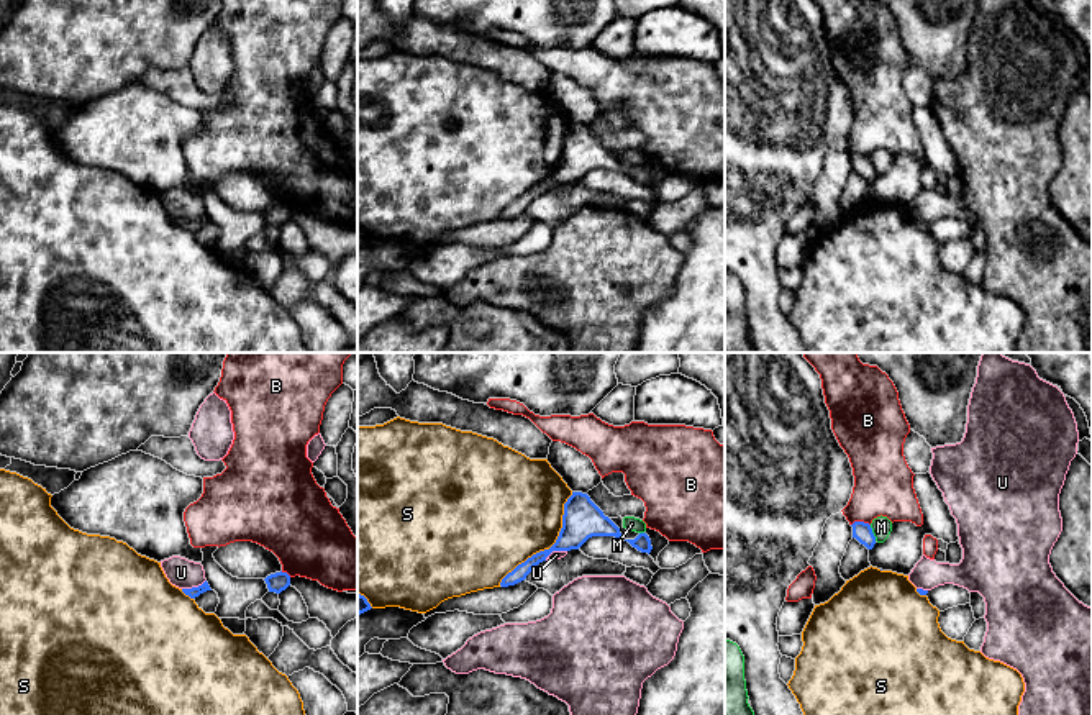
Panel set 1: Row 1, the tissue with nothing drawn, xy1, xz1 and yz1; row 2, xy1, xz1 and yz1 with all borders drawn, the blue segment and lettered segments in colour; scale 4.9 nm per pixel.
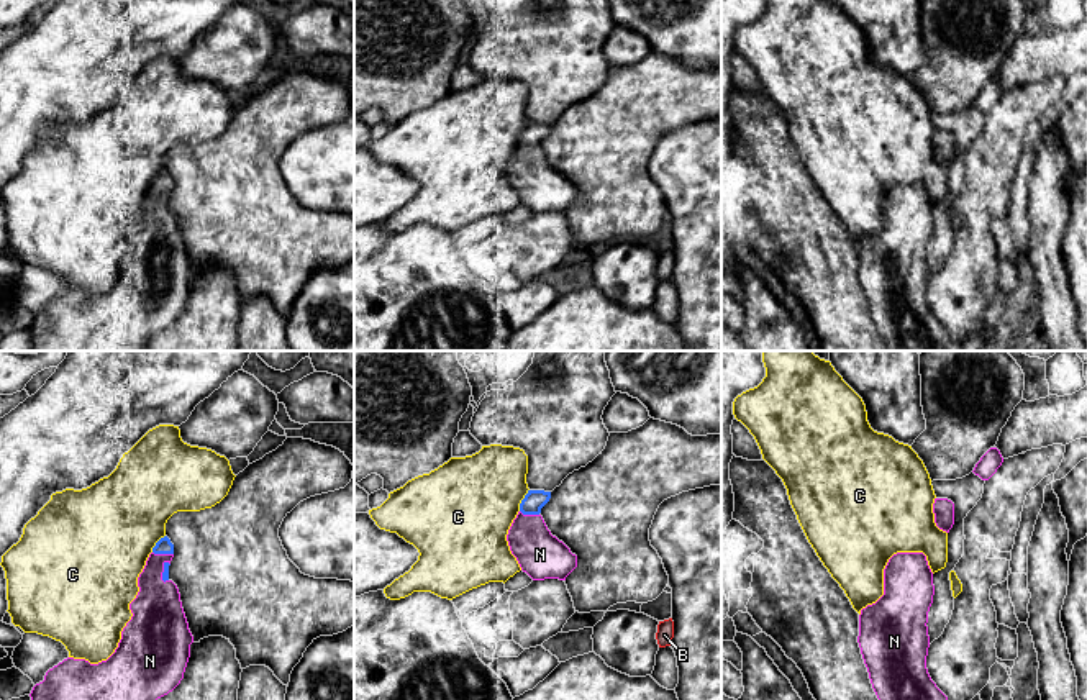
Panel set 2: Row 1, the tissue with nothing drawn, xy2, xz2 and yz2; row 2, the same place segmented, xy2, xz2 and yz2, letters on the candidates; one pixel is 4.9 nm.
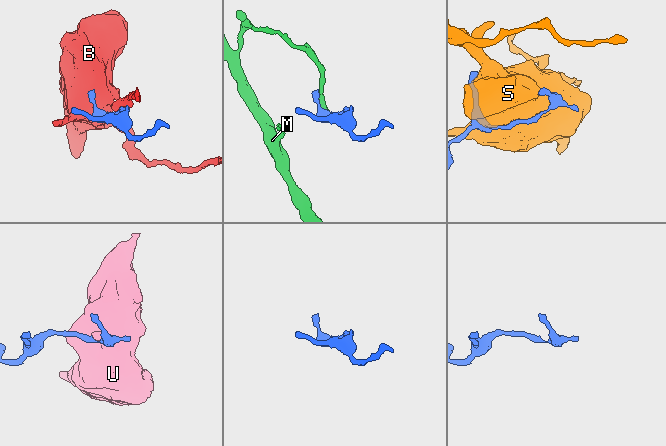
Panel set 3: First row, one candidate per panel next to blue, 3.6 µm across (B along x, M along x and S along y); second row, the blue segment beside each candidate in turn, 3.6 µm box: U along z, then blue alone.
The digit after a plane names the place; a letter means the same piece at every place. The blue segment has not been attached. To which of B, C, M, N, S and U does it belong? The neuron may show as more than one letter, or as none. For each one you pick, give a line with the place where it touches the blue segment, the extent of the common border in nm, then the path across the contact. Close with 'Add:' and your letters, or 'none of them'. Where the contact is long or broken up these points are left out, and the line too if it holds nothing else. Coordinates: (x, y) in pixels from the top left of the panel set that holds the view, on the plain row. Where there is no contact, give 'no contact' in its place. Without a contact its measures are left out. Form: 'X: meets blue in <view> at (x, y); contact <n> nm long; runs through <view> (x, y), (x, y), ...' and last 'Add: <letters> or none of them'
N: meets blue in xy2 at (163, 186); contact 110 nm long
Add: N

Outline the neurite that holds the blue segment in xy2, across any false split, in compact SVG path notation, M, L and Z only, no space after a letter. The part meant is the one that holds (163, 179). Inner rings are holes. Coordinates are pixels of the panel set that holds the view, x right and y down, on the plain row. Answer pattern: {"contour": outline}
{"contour": "M161 170L138 210L139 225L130 236L131 252L121 264L115 285L98 297L67 290L44 308L30 326L33 351L144 351L148 341L172 325L190 290L193 269L182 241L177 218L169 211L174 177Z"}

